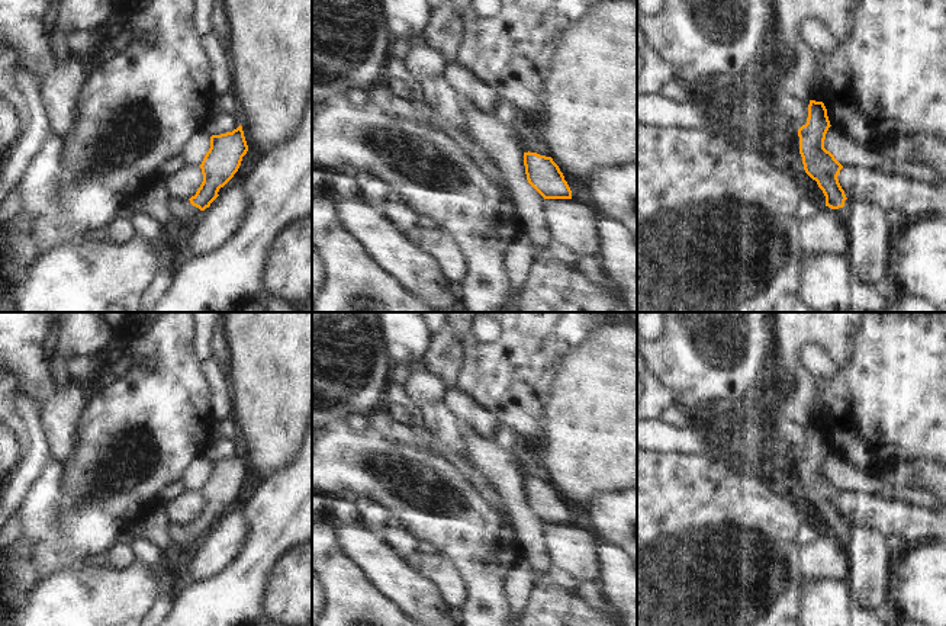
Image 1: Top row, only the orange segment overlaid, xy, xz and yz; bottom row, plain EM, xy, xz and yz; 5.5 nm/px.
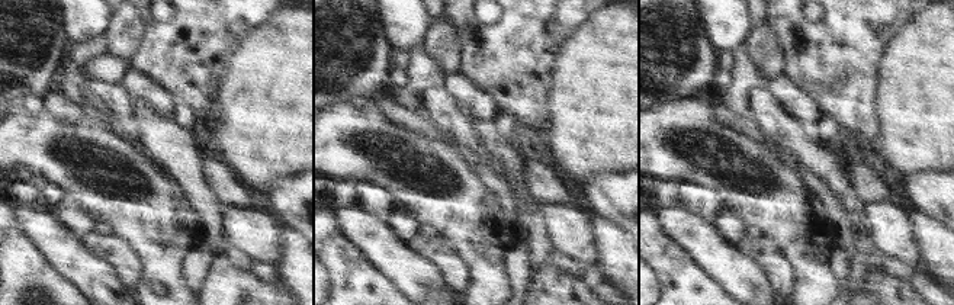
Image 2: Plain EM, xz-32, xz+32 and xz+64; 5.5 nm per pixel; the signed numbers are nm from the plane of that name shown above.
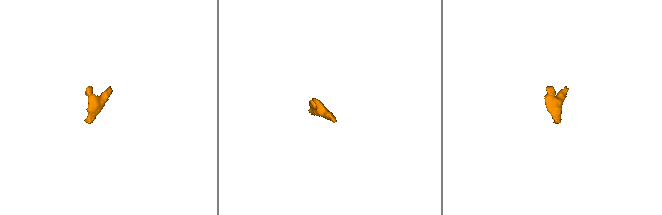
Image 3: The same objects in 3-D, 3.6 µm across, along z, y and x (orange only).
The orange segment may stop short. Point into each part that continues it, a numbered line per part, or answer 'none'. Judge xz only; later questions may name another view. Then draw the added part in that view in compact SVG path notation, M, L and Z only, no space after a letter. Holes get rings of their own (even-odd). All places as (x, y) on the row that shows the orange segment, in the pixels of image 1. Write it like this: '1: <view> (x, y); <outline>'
none

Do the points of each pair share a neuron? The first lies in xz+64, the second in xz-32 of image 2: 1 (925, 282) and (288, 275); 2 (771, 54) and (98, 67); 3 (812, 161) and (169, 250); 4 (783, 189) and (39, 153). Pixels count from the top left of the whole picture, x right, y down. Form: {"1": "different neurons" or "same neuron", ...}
{"1": "different neurons", "2": "different neurons", "3": "different neurons", "4": "same neuron"}

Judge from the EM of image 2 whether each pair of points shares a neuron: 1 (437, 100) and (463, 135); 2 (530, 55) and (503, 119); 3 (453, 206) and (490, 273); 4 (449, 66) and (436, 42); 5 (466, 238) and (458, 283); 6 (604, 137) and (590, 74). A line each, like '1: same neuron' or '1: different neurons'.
1: same neuron
2: different neurons
3: same neuron
4: same neuron
5: different neurons
6: same neuron

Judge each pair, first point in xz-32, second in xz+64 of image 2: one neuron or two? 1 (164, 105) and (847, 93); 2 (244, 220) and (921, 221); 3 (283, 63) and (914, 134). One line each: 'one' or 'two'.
1: two
2: two
3: one

